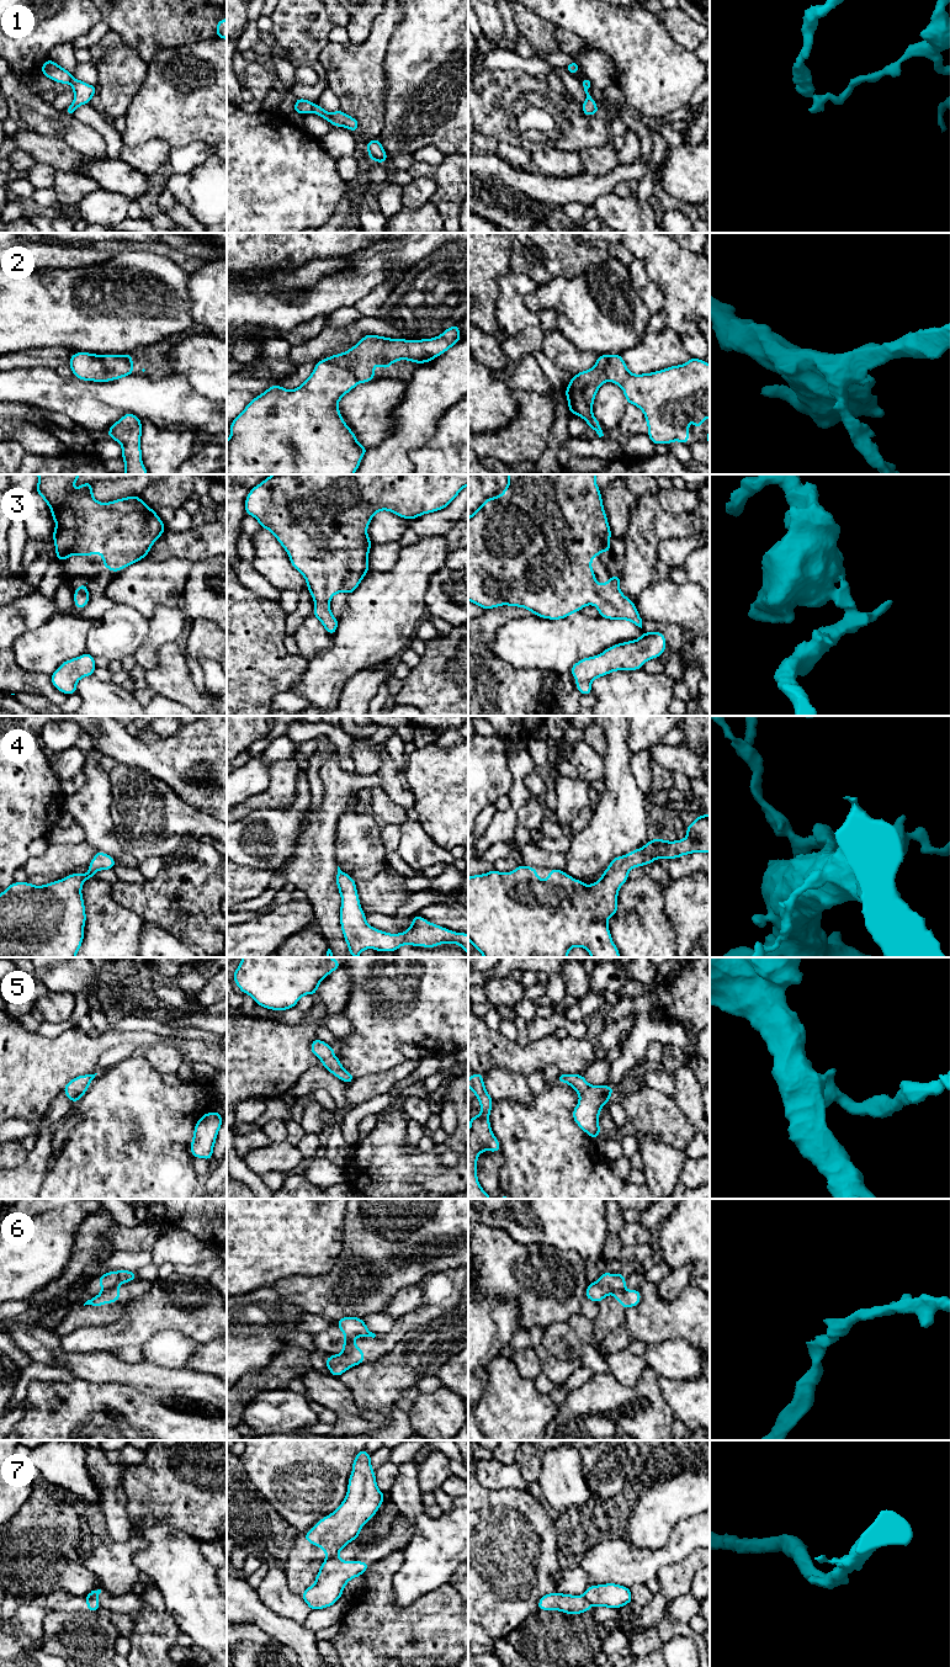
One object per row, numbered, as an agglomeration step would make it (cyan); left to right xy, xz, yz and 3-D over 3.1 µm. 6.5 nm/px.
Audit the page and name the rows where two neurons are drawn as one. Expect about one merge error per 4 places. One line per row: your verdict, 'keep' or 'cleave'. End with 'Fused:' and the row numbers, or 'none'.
1: cleave
2: cleave
3: keep
4: keep
5: keep
6: cleave
7: cleave
Fused: 1, 2, 6, 7

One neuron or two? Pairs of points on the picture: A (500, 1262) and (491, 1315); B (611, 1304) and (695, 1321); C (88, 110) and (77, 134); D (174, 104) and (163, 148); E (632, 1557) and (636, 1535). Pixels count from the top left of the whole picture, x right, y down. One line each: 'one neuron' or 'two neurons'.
A: two neurons
B: two neurons
C: two neurons
D: two neurons
E: two neurons

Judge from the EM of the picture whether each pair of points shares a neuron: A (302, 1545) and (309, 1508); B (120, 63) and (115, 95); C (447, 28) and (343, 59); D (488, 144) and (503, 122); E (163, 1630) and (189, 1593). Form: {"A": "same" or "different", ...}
{"A": "different", "B": "same", "C": "different", "D": "different", "E": "different"}

